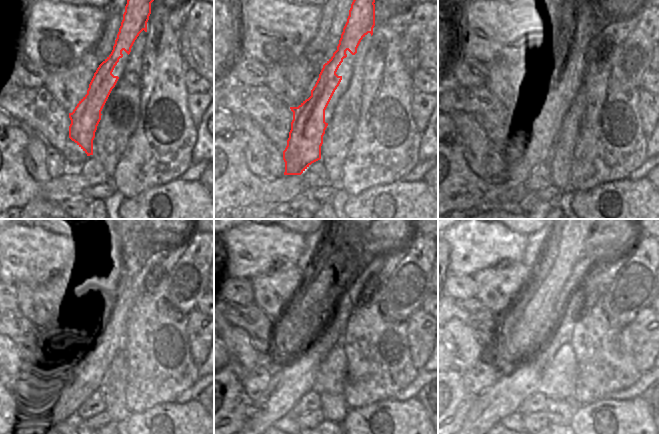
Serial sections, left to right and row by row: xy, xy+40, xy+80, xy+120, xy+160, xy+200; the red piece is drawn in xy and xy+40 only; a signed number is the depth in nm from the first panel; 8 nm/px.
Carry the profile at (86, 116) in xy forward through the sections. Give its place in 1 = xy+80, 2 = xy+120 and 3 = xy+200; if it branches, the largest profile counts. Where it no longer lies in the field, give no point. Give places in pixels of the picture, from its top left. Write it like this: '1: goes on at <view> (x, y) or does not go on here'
1: goes on at xy+80 (532, 135)
2: goes on at xy+120 (72, 378)
3: goes on at xy+200 (505, 396)

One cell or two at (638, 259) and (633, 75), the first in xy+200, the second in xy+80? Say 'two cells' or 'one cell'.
one cell

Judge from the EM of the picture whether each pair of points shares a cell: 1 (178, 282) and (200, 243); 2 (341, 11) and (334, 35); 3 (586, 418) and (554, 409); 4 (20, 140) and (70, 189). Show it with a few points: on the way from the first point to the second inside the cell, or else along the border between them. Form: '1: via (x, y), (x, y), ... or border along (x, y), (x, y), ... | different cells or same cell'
1: via (188, 272), (193, 267), (199, 253) | same cell
2: via (340, 17), (336, 29) | same cell
3: border along (578, 406), (569, 423) | different cells
4: via (17, 161), (17, 172), (34, 189), (49, 189) | same cell

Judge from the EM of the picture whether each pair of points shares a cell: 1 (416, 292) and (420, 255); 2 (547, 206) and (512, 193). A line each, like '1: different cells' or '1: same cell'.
1: same cell
2: different cells

